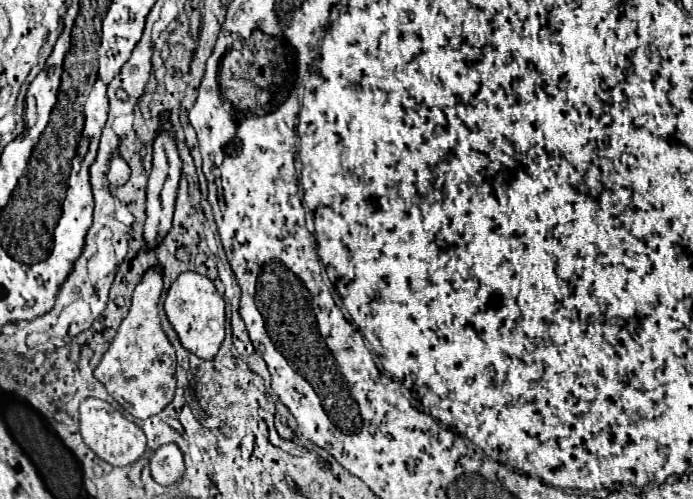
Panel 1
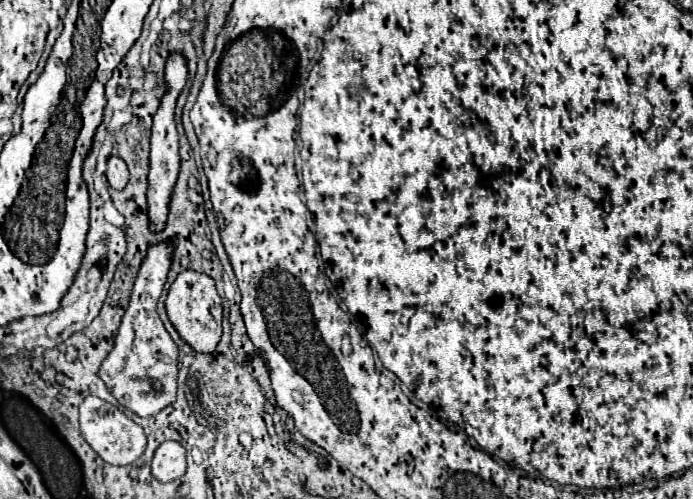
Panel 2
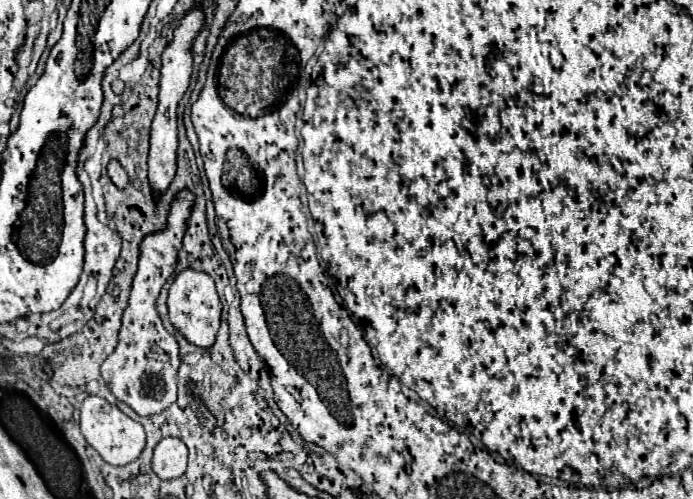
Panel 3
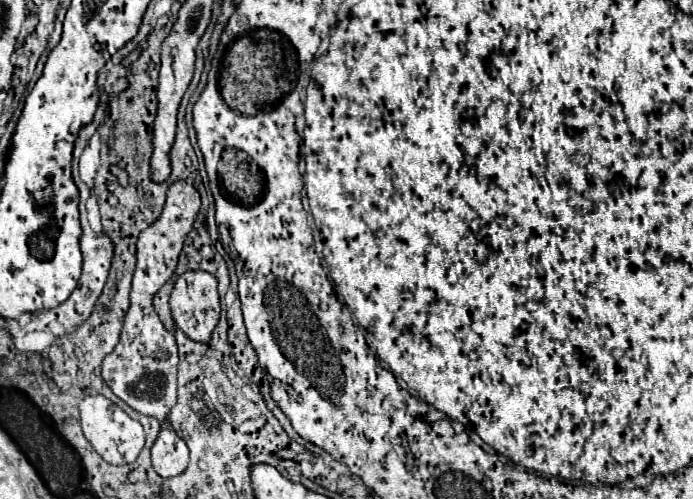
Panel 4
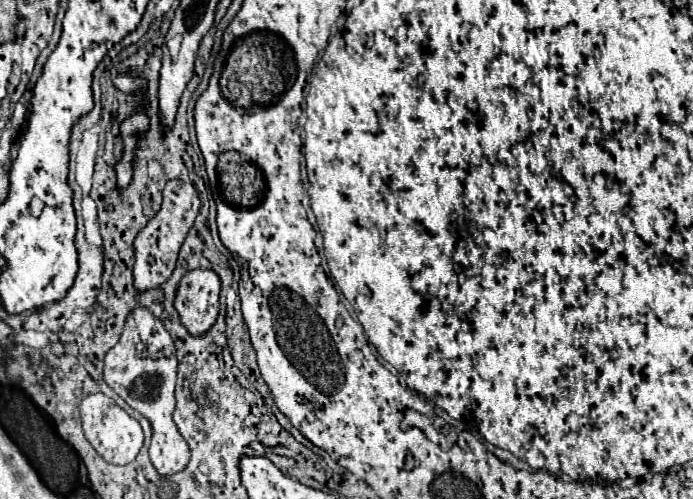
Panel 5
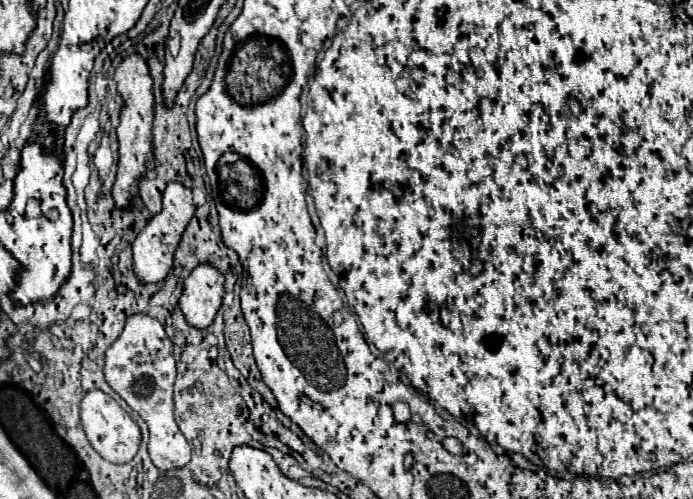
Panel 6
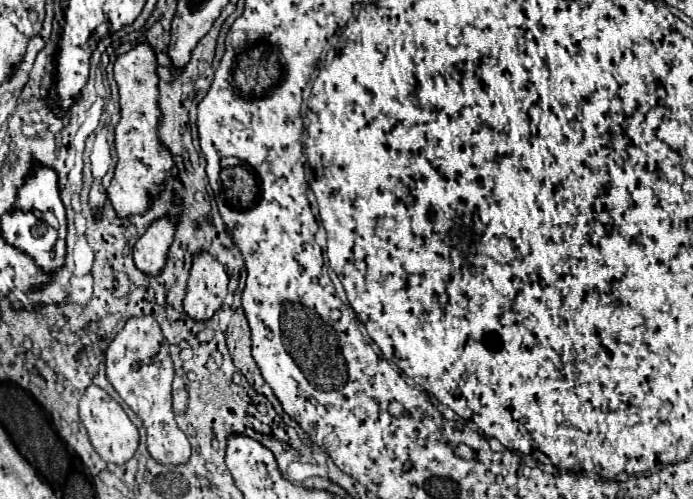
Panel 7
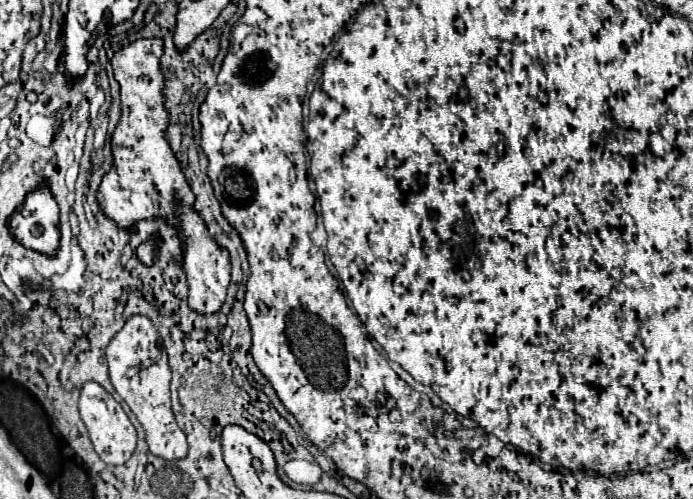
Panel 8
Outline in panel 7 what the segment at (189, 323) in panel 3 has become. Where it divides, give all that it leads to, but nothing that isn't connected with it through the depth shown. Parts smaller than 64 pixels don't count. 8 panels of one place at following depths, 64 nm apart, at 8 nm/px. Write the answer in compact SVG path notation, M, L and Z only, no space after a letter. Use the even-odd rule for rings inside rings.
M198 254L192 260L186 292L186 314L196 322L210 320L222 306L228 288L224 266L210 254Z

